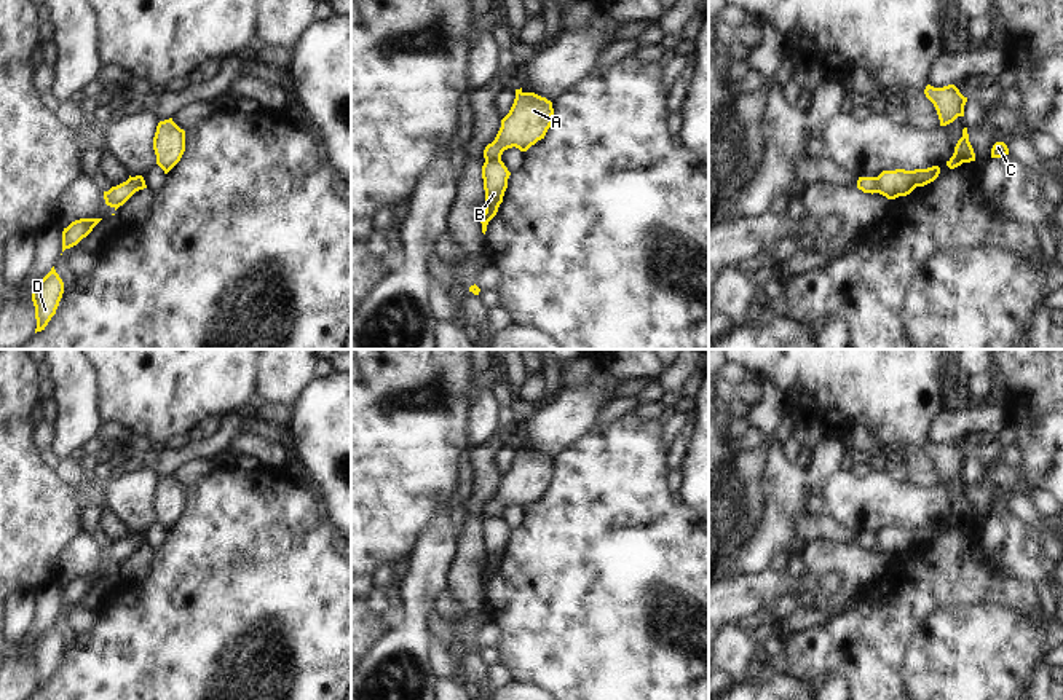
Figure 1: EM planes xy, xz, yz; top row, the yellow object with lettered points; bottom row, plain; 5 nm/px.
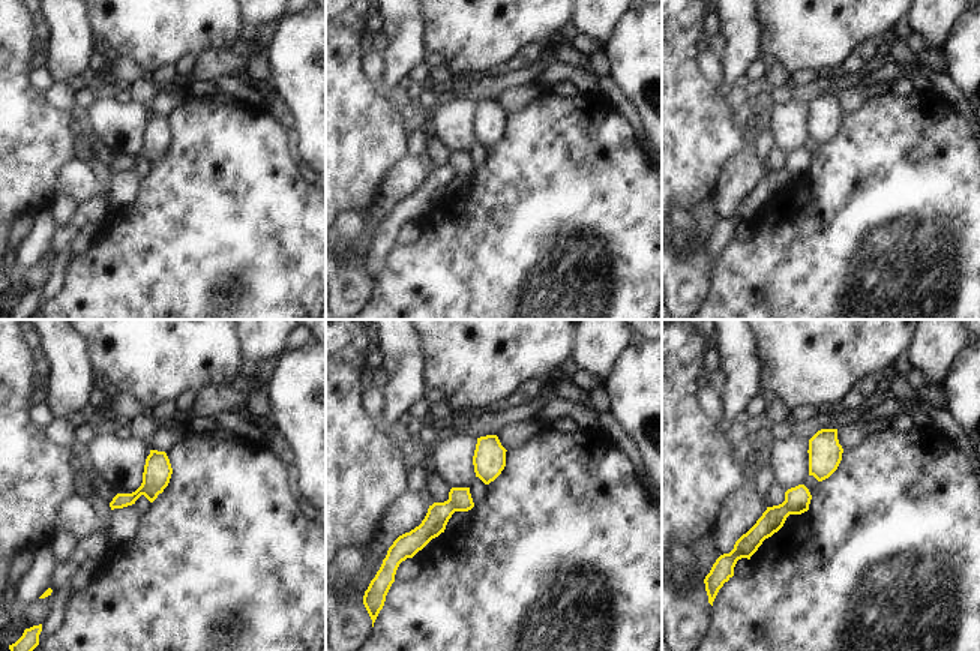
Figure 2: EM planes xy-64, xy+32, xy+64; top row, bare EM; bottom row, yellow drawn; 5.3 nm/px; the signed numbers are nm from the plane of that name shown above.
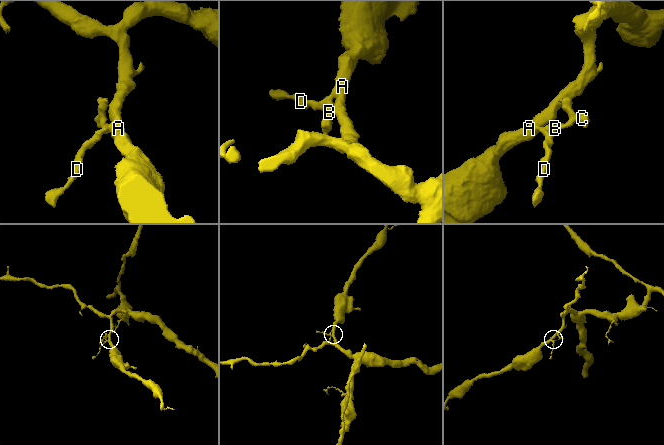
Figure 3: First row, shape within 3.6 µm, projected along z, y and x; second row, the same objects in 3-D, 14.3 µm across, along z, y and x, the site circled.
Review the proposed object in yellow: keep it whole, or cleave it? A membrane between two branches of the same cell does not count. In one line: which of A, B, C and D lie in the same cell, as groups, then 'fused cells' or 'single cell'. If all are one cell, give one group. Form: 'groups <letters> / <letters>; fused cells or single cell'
groups A D / B C; fused cells

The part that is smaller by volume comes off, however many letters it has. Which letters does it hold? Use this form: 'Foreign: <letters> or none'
Foreign: B, C

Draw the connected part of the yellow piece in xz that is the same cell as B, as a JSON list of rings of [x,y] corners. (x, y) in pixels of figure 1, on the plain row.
[[[493,515],[490,518],[485,518],[482,523],[485,569],[480,572],[480,580],[484,592],[487,588],[488,579],[496,572],[498,564],[503,560],[509,533],[511,529],[508,528],[501,515]]]

